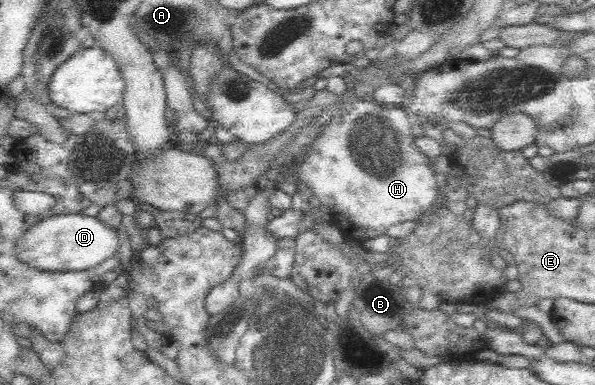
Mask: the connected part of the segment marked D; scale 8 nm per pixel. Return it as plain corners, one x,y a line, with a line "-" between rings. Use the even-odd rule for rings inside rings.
94,211
81,213
69,213
49,215
46,219
34,224
16,244
17,256
41,271
85,271
91,269
95,265
101,264
103,261
109,260
119,252
120,239
117,230
109,228
103,221
100,221

